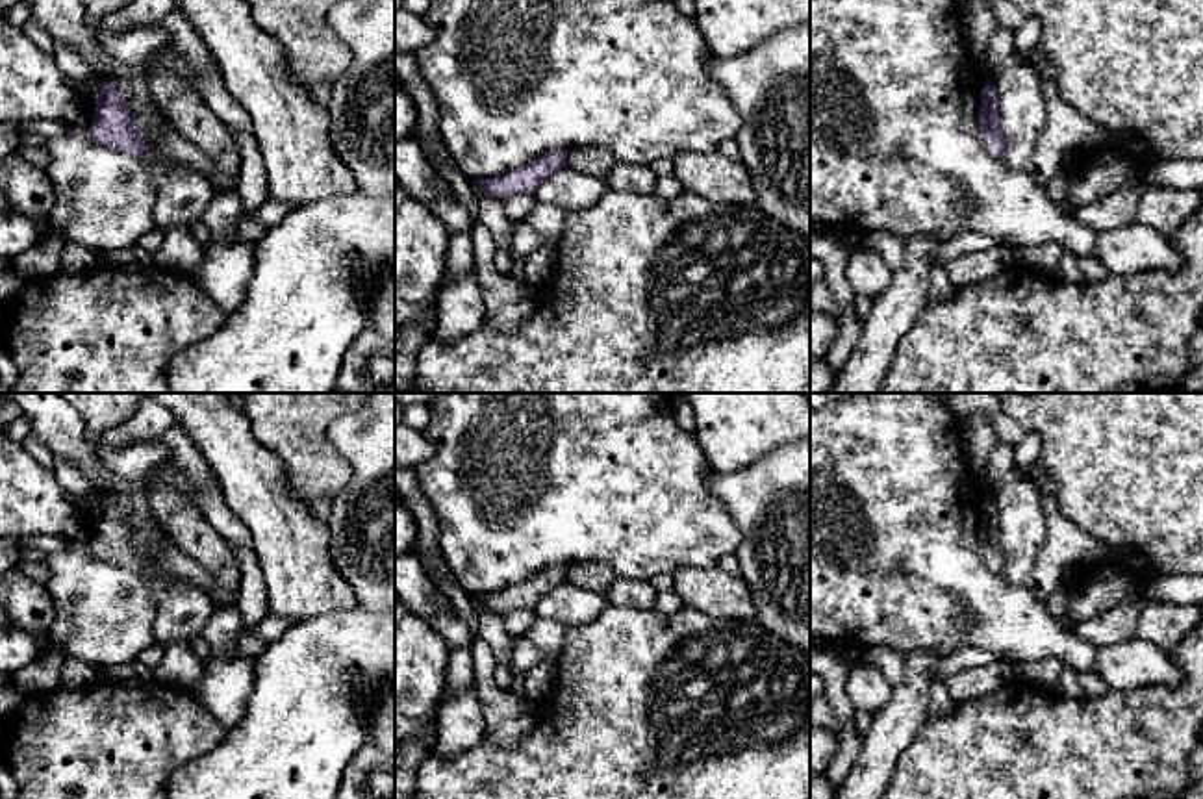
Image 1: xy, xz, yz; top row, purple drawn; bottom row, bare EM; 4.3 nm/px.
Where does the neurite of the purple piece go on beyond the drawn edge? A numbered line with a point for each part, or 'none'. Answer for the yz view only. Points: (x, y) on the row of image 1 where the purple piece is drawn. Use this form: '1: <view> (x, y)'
none

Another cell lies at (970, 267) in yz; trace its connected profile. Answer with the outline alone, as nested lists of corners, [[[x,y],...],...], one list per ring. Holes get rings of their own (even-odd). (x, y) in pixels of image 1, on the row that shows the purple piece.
[[[994,247],[981,252],[966,252],[945,265],[947,278],[955,289],[973,285],[1016,267],[1014,248]]]

